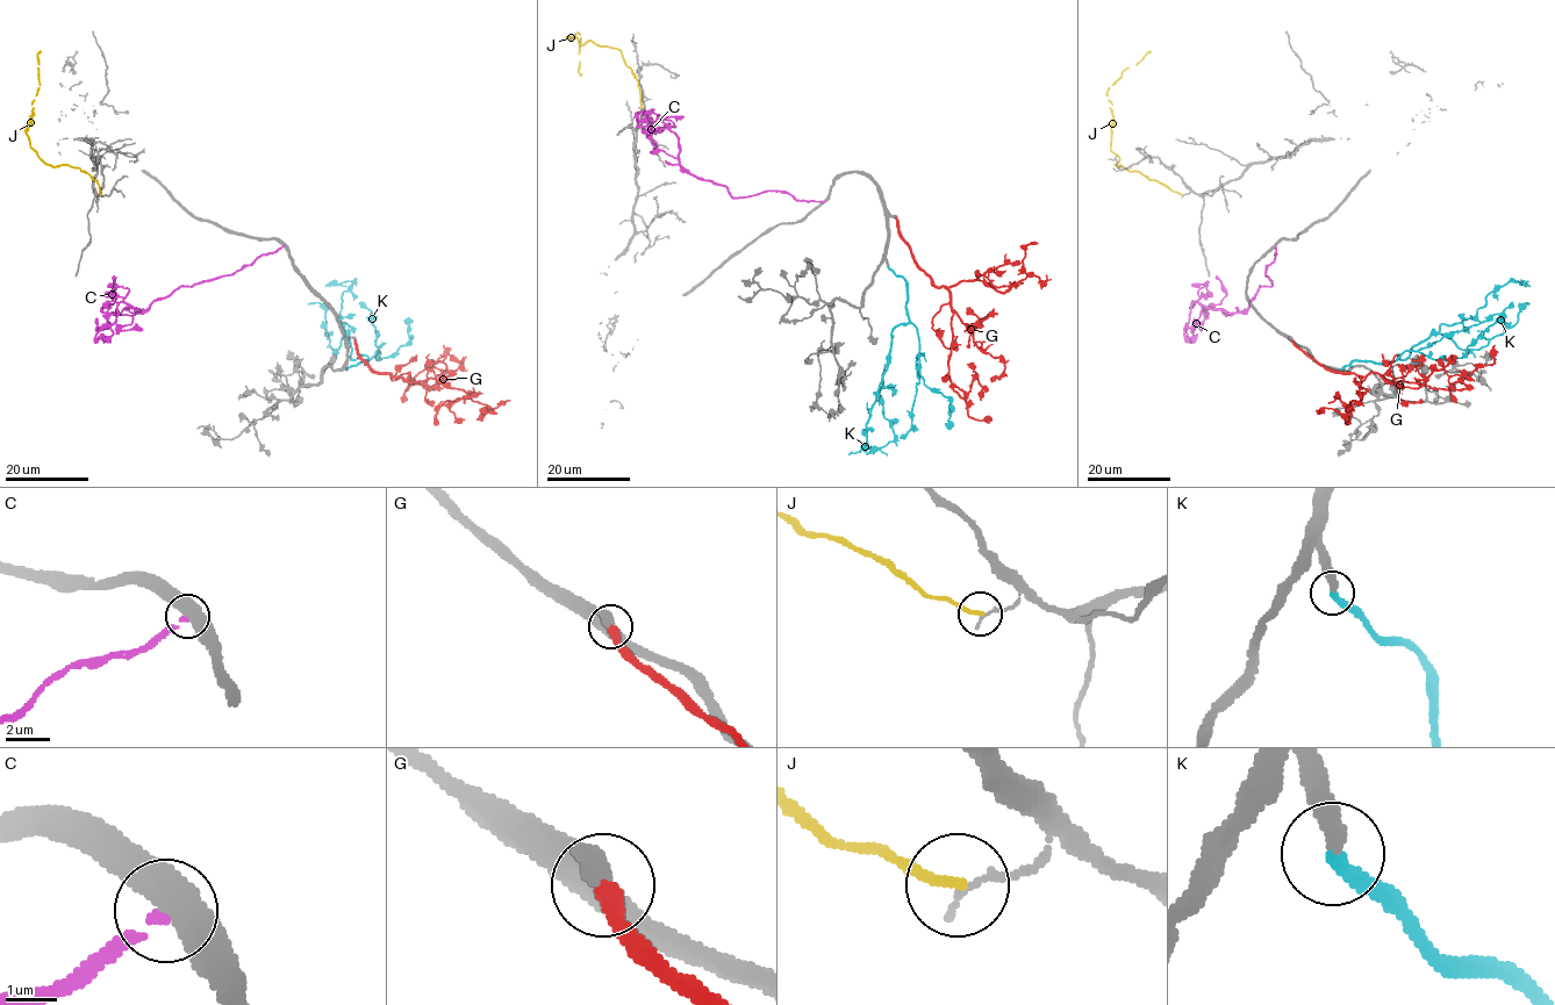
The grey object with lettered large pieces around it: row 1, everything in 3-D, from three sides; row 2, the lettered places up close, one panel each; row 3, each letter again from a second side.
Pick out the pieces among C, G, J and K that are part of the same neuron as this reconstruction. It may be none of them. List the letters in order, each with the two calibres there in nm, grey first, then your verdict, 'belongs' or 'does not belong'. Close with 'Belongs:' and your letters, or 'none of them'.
C: 400 nm thick on the grey side, 190 nm on the other; does not belong
G: 440 nm thick on the grey side, 380 nm on the other; belongs
J: 170 nm thick on the grey side, 200 nm on the other; does not belong
K: 320 nm thick on the grey side, 320 nm on the other; belongs
Belongs: G, K

